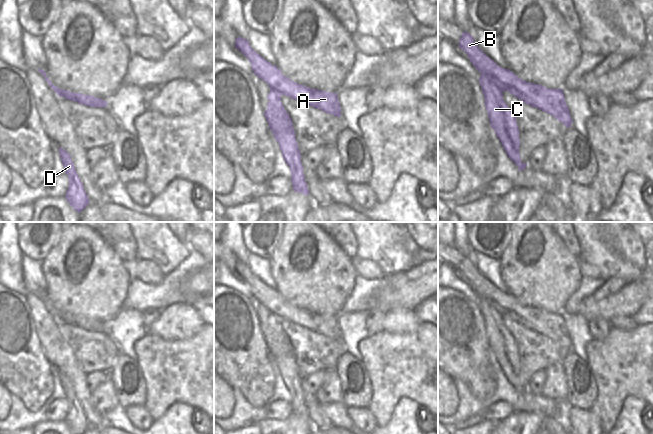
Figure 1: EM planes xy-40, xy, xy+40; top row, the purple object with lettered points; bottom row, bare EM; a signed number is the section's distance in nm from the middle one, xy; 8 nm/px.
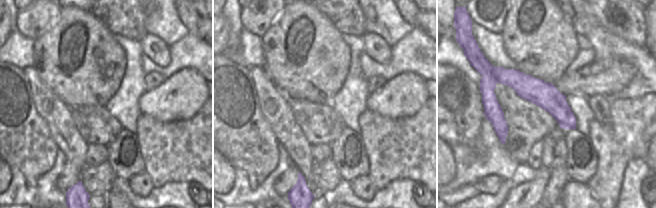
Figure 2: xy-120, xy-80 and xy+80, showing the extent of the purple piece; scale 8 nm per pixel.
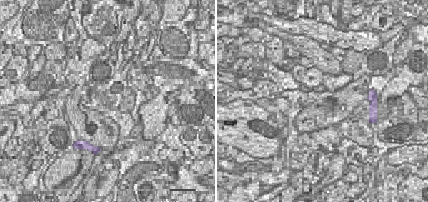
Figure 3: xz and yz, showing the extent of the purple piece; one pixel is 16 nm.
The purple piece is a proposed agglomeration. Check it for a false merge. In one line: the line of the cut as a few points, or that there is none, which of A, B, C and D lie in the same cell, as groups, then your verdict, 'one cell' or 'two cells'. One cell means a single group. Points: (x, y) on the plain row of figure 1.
cut xy+40 (507, 293), (504, 299), (496, 299), (492, 304), (502, 315); groups A / B C D; two cells

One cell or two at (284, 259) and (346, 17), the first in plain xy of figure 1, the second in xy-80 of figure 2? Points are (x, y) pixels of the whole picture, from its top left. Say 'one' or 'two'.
two

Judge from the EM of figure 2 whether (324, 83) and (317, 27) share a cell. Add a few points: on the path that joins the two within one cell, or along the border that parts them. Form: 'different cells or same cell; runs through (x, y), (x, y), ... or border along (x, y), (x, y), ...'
same cell; runs through (317, 69), (317, 41)

